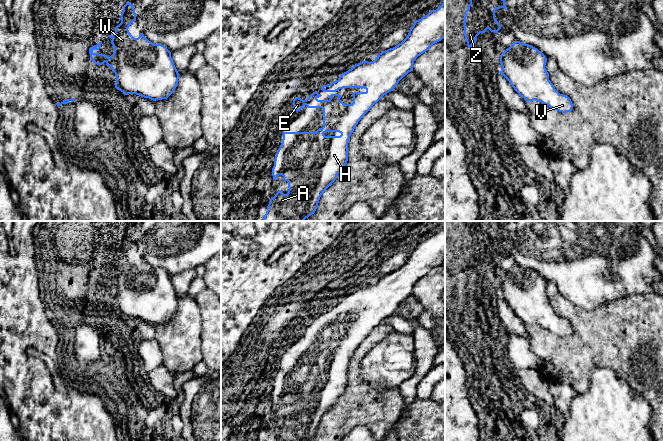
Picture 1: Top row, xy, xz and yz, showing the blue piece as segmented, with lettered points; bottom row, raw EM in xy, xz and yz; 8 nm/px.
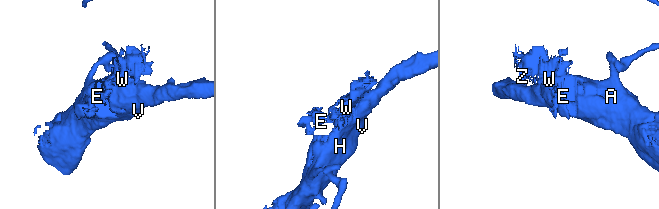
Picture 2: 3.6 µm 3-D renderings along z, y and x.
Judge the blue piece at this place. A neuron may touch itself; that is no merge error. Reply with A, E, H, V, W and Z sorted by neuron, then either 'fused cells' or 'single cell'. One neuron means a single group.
A E H V W Z; single cell

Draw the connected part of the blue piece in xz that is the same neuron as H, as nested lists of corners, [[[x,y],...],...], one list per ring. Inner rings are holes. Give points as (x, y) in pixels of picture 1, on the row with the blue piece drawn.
[[[445,0],[442,5],[436,10],[431,10],[427,15],[414,22],[410,28],[407,37],[398,45],[378,54],[373,62],[362,61],[355,64],[348,71],[340,74],[338,80],[323,85],[321,90],[324,92],[332,92],[329,100],[319,100],[322,95],[318,92],[313,92],[306,100],[295,97],[293,100],[294,111],[301,110],[305,105],[308,108],[323,109],[323,127],[316,132],[283,132],[282,143],[276,153],[274,166],[272,168],[273,180],[276,180],[278,175],[283,176],[283,180],[288,182],[288,193],[284,194],[279,190],[273,198],[270,199],[267,206],[266,214],[263,221],[304,221],[310,215],[314,214],[321,195],[332,185],[336,180],[337,175],[342,172],[348,161],[348,143],[351,134],[361,118],[377,103],[384,95],[394,90],[399,81],[413,71],[414,61],[418,56],[426,52],[433,44],[441,41],[445,37]],[[343,88],[361,88],[365,92],[354,92],[353,103],[344,104],[340,98],[342,97],[335,92]]]

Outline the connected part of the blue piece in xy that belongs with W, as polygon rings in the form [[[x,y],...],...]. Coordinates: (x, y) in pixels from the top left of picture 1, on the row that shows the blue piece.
[[[129,1],[123,6],[121,13],[121,23],[115,27],[115,34],[109,35],[114,47],[114,53],[108,57],[105,54],[94,53],[99,50],[102,41],[89,48],[91,60],[97,64],[106,64],[112,68],[116,76],[115,88],[125,95],[136,94],[153,101],[167,99],[175,90],[178,84],[179,73],[174,65],[171,52],[166,46],[149,41],[143,33],[138,38],[134,38],[128,28],[136,21],[136,13]]]

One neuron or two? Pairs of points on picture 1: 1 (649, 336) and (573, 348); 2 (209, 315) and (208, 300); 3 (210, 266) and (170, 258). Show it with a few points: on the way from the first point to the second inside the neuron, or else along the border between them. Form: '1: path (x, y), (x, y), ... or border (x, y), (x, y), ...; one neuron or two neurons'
1: path (630, 336), (601, 338), (592, 345); one neuron
2: path (209, 311), (209, 304); one neuron
3: border (210, 258), (203, 264); two neurons

